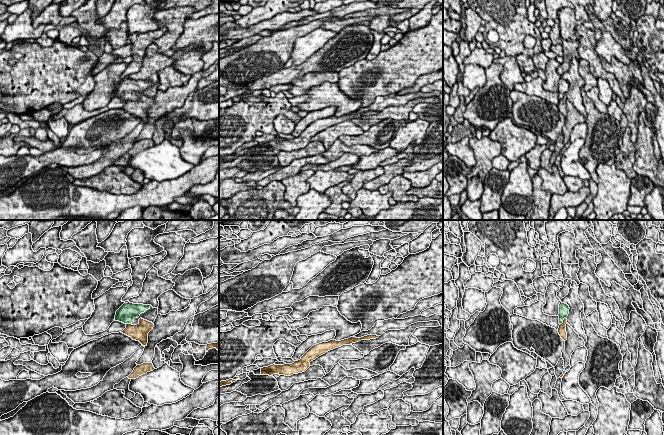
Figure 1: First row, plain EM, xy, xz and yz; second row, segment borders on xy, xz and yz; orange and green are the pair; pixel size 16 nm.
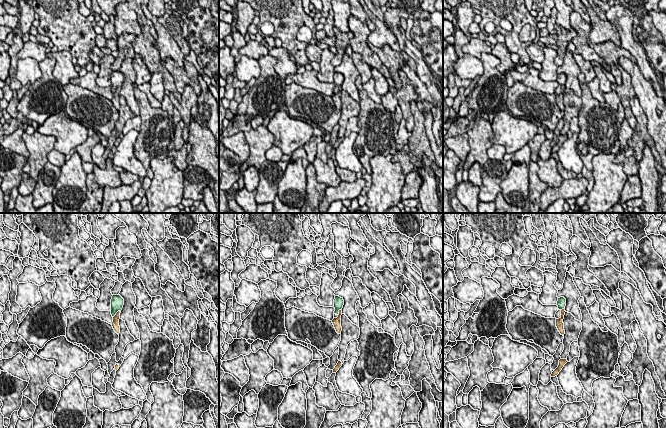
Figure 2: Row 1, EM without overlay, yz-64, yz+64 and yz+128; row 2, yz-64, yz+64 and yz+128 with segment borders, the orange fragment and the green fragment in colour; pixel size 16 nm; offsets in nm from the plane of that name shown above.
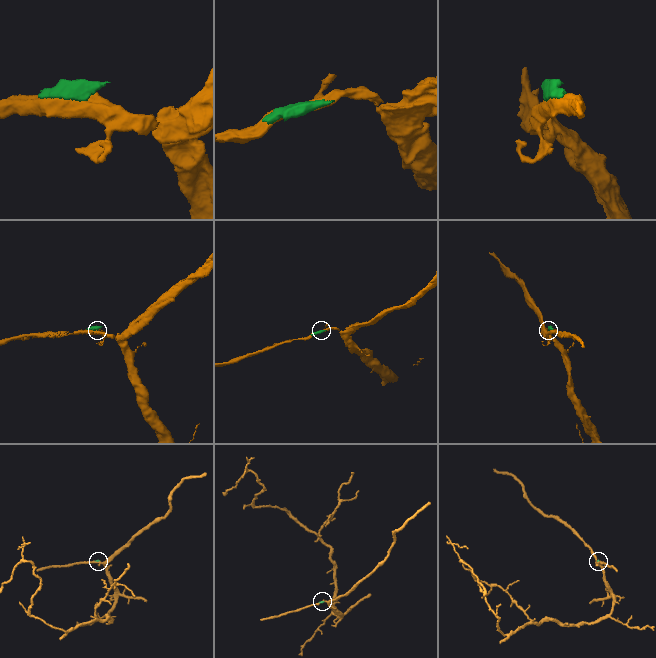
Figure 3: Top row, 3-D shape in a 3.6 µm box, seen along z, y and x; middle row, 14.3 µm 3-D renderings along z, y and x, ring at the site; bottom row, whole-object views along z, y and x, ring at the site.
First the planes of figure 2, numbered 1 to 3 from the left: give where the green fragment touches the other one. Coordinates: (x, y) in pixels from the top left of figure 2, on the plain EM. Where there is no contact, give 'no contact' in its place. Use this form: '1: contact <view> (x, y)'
1: contact yz-64 (116, 90)
2: contact yz+64 (339, 88)
3: contact yz+128 (562, 85)

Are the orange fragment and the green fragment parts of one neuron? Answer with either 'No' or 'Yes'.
No

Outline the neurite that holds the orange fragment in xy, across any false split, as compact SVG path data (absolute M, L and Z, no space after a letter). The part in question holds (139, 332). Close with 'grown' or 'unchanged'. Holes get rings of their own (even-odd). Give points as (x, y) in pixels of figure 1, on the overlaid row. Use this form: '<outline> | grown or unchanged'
M140 318L137 325L126 324L126 328L121 333L139 341L143 346L147 346L148 333L153 327L154 324L152 322Z | unchanged

